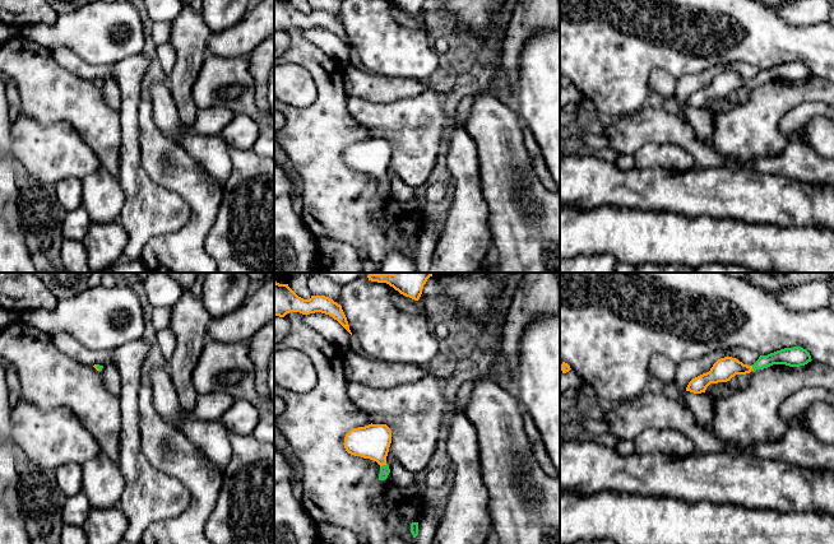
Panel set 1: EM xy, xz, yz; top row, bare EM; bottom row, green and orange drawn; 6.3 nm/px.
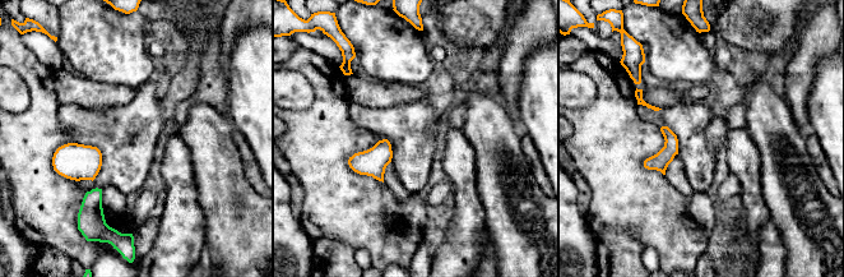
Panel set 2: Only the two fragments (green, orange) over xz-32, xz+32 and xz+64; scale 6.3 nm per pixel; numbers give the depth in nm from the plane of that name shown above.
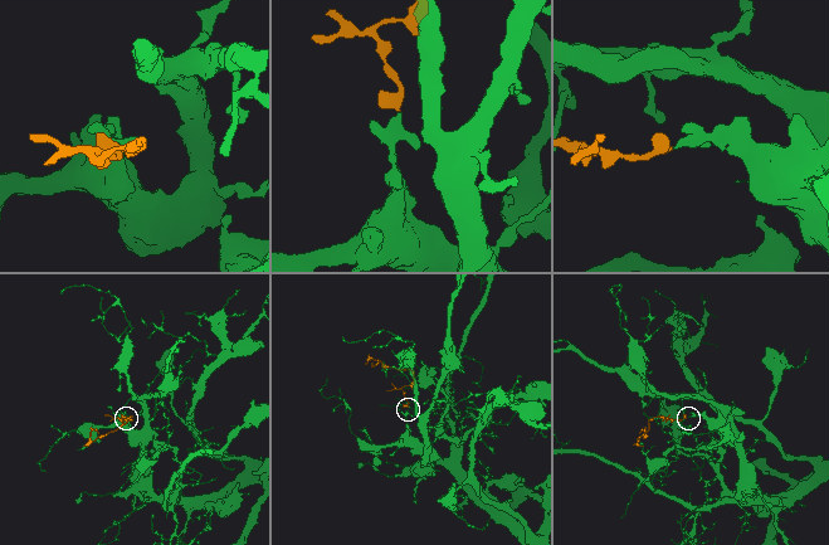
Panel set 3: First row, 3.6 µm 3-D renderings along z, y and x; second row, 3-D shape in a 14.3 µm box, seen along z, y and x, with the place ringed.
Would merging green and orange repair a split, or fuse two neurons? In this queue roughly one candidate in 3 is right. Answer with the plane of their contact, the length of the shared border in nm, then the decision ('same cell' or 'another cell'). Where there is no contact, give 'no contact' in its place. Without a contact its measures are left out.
contact in xz; length 50 nm; same cell

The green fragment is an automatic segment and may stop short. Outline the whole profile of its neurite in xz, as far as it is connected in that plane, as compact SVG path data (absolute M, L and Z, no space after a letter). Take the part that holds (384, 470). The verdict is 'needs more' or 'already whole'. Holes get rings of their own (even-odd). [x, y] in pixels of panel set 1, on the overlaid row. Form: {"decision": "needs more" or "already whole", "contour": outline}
{"decision": "needs more", "contour": "M369 424L351 429L344 437L348 454L370 459L380 465L379 480L388 478L390 469L386 456L391 443L391 431L386 424Z"}

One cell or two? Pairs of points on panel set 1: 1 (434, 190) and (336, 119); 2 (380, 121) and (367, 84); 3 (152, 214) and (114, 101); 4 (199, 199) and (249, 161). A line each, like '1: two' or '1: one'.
1: two
2: two
3: two
4: two

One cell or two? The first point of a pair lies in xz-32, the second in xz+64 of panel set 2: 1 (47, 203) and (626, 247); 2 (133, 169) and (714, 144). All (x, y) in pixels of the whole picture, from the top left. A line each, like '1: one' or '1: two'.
1: two
2: two

